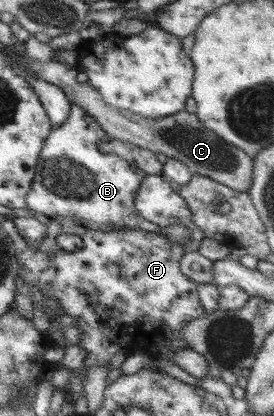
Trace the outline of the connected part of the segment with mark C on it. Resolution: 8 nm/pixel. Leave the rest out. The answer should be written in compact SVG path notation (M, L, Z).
M25 56L25 64L26 67L30 67L32 73L36 73L41 79L58 85L70 99L70 102L81 106L87 114L95 117L95 120L101 124L101 128L114 140L130 142L141 148L149 149L153 153L162 153L167 158L183 163L191 175L203 175L203 177L240 192L246 192L249 189L251 179L253 179L251 178L252 159L247 157L241 149L225 143L213 131L203 127L197 121L197 116L194 113L182 110L173 113L173 115L145 119L137 113L115 109L115 107L107 105L99 90L95 89L91 82L81 83L78 80L79 69L77 67L57 63L53 60L35 61L29 56Z

